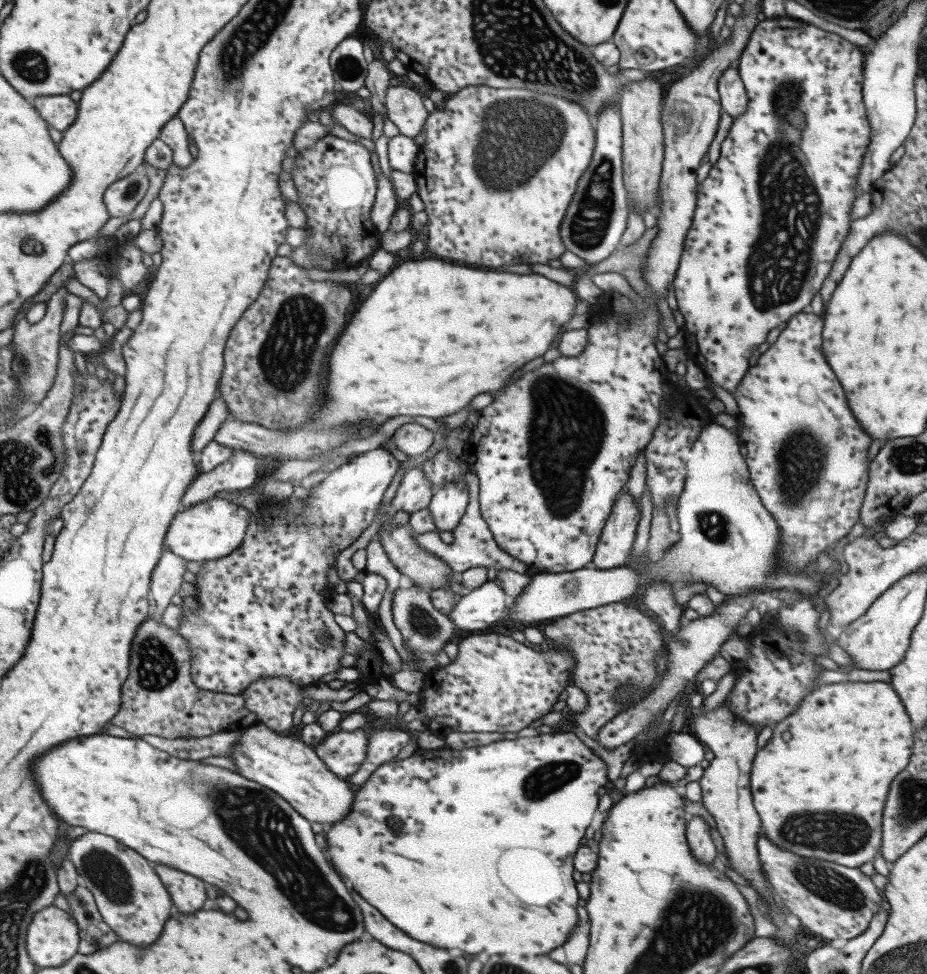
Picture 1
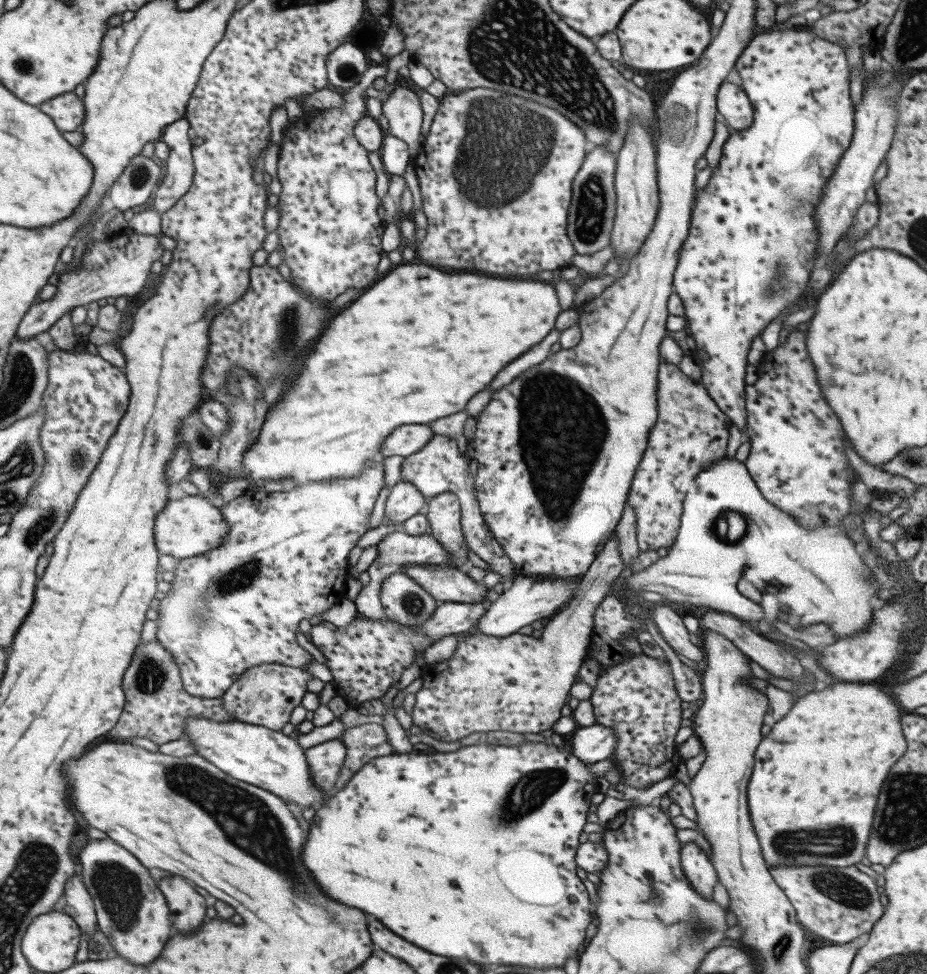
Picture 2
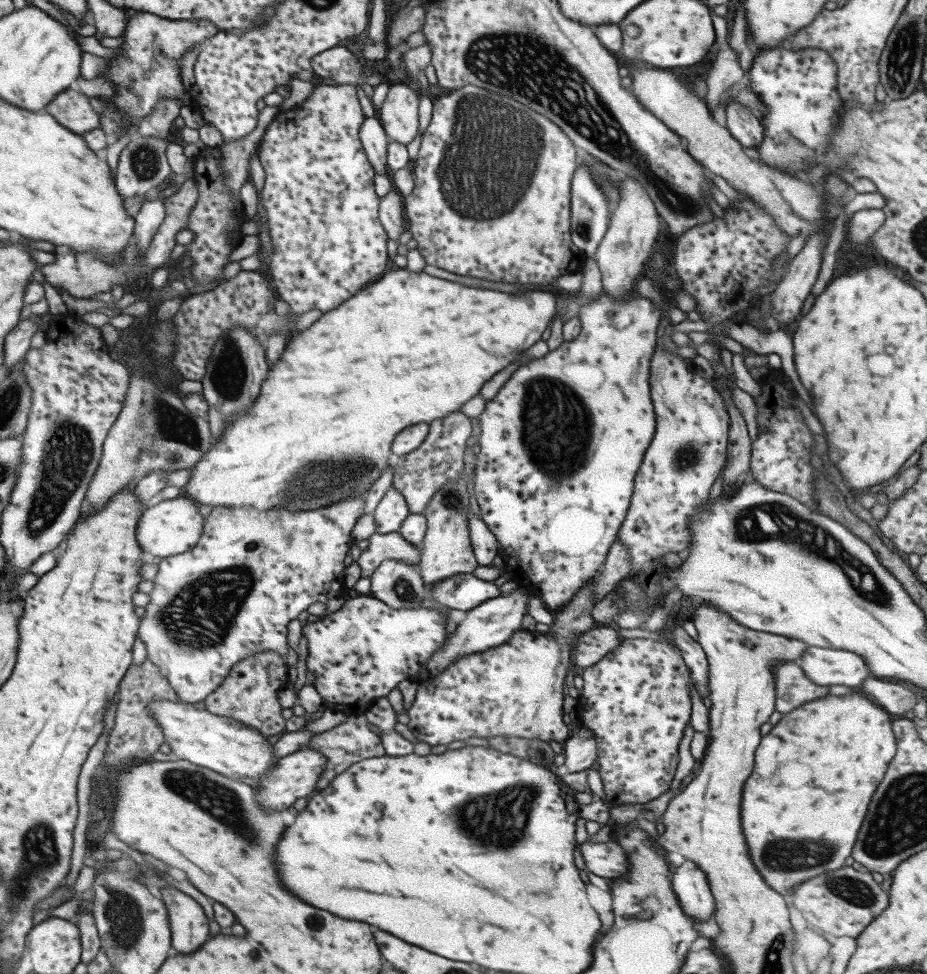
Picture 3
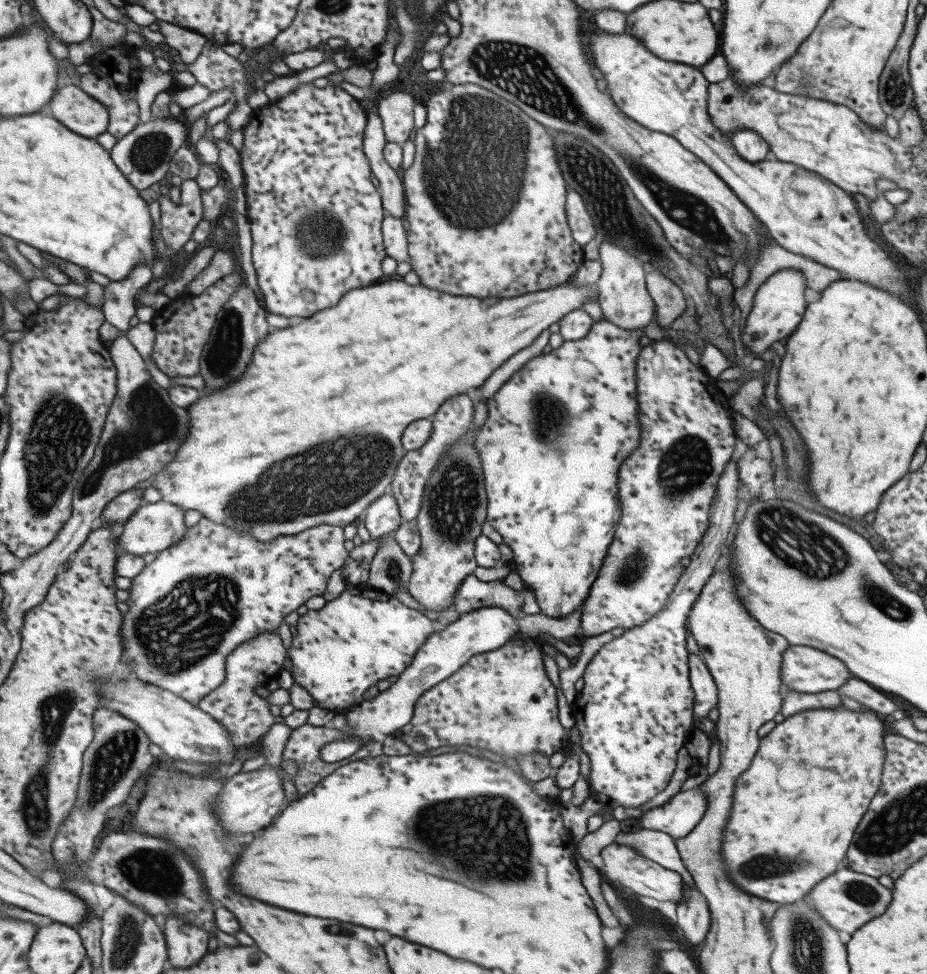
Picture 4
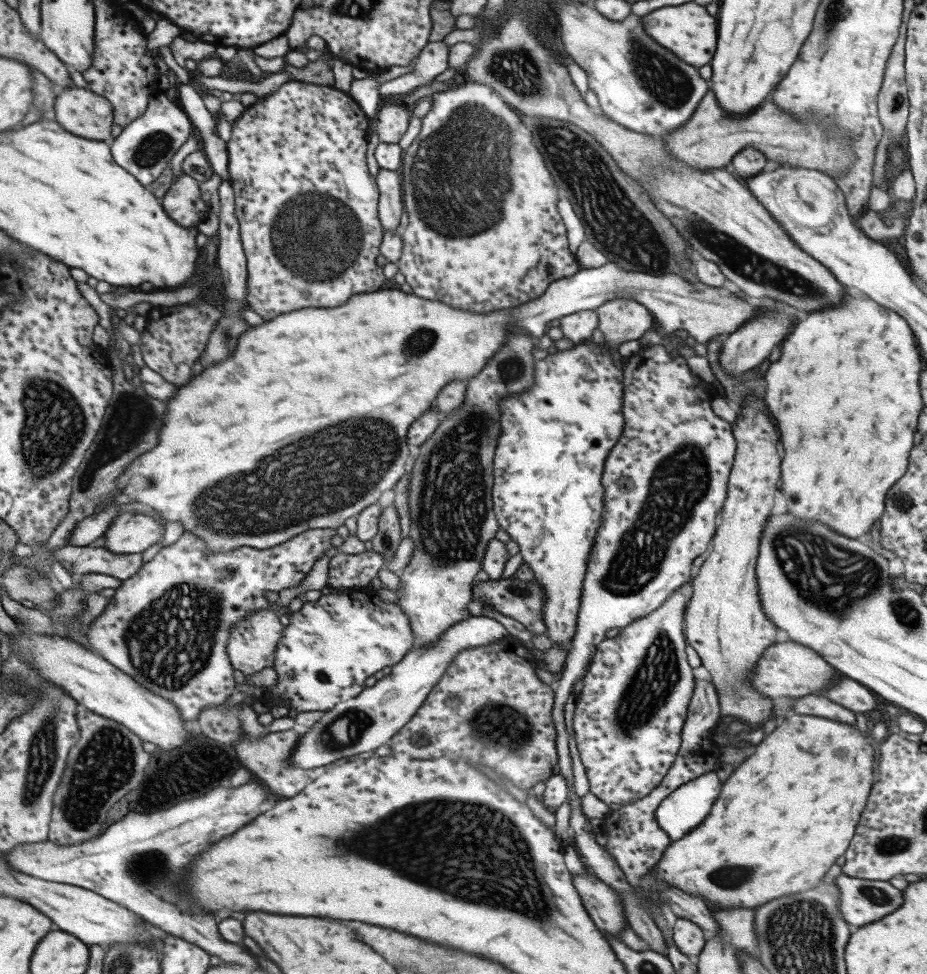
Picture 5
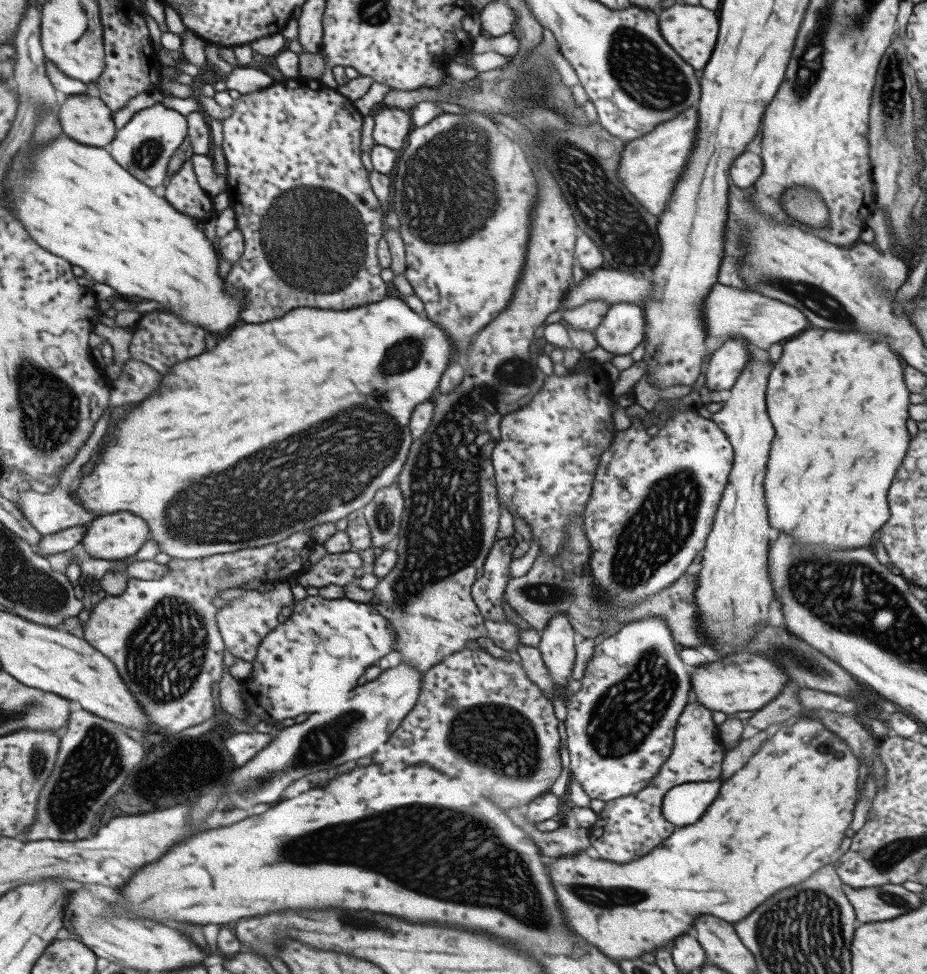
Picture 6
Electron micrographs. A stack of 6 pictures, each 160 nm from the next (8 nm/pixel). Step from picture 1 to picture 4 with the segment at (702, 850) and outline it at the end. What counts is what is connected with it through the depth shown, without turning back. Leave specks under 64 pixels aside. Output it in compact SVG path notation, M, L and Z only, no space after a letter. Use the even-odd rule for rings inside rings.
M682 880L682 901L676 905L675 925L681 930L684 942L700 944L710 925L710 914L704 896Z

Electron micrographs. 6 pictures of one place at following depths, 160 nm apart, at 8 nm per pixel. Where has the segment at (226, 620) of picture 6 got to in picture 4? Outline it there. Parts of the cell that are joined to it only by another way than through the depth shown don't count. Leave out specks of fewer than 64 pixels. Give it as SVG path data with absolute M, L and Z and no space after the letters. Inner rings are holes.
M277 631L256 634L251 640L236 646L225 659L225 676L215 690L211 690L196 704L199 710L206 712L212 719L222 724L229 732L234 745L251 744L262 738L274 723L269 704L253 692L278 676L283 668L285 649Z

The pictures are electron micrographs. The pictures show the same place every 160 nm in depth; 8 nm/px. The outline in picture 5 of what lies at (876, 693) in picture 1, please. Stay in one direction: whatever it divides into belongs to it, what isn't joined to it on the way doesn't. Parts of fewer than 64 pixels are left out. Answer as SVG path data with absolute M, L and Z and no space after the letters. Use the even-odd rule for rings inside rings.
M794 714L789 718L782 718L773 732L764 735L757 745L751 747L751 756L749 758L745 757L733 769L729 778L723 782L715 802L711 805L710 812L707 813L701 824L698 824L694 830L691 830L683 838L670 841L656 865L647 873L679 890L685 891L687 894L701 898L707 905L718 909L734 909L735 907L755 909L765 904L765 902L769 902L769 900L779 898L779 896L797 894L797 892L803 892L817 886L829 867L835 864L835 860L839 856L844 854L849 846L849 841L853 837L853 830L866 805L872 782L874 782L872 766L874 766L876 753L876 750L871 748L871 738L865 738L855 726L839 724L839 722L825 720L825 718L817 718L815 715L795 716ZM771 848L777 848L777 858L771 854ZM711 874L715 874L715 876L711 876Z

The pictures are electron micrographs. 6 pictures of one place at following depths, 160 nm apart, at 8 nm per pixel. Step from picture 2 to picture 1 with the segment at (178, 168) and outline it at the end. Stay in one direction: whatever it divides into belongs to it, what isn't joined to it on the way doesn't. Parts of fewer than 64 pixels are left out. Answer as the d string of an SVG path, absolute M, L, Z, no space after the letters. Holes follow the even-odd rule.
M177 117L167 119L167 122L159 129L158 140L161 140L172 151L172 163L180 167L186 167L191 161L189 155L187 132L181 120Z

